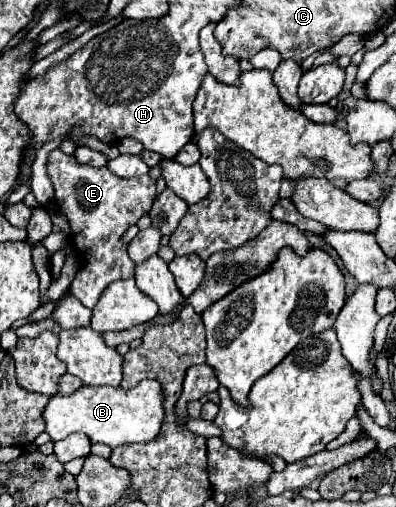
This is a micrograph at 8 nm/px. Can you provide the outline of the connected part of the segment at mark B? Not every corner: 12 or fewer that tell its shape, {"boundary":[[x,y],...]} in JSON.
{"boundary":[[154,380],[82,386],[48,400],[50,438],[112,448],[150,442],[164,406]]}

